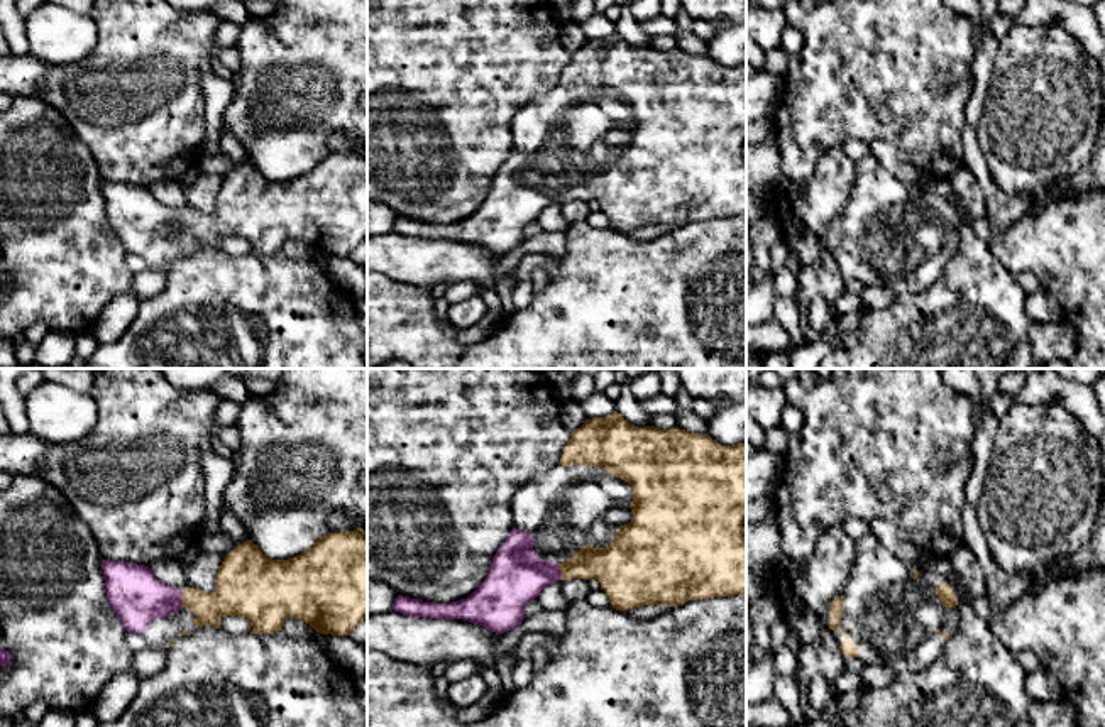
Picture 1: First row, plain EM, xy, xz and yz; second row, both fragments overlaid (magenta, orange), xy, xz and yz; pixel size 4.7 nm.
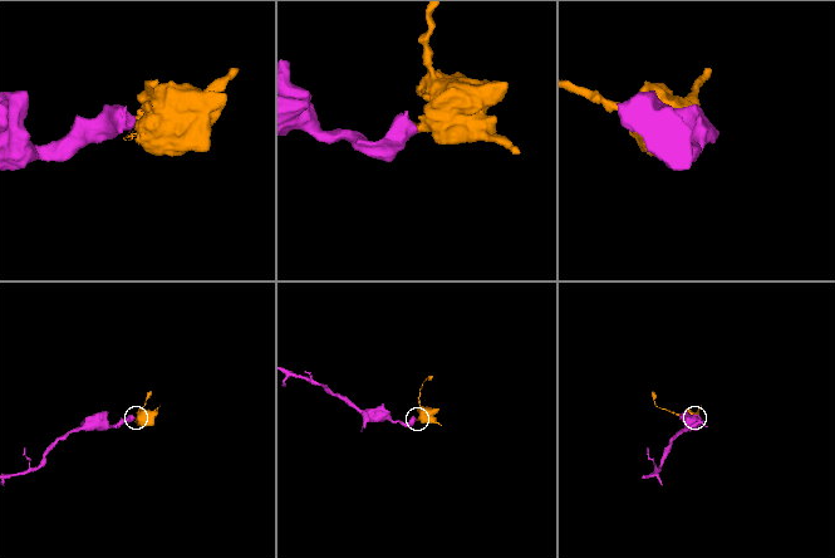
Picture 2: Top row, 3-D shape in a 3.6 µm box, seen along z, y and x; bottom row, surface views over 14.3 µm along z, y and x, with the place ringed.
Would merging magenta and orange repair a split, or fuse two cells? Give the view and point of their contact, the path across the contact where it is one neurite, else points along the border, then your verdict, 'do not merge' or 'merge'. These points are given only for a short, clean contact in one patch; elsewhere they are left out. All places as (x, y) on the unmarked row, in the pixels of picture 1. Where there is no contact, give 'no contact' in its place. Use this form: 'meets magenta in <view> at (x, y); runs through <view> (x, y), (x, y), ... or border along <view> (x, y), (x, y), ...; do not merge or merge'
meets magenta in xy at (181, 222); runs through xy (137, 218), (181, 222), (225, 222), (234, 217); merge

